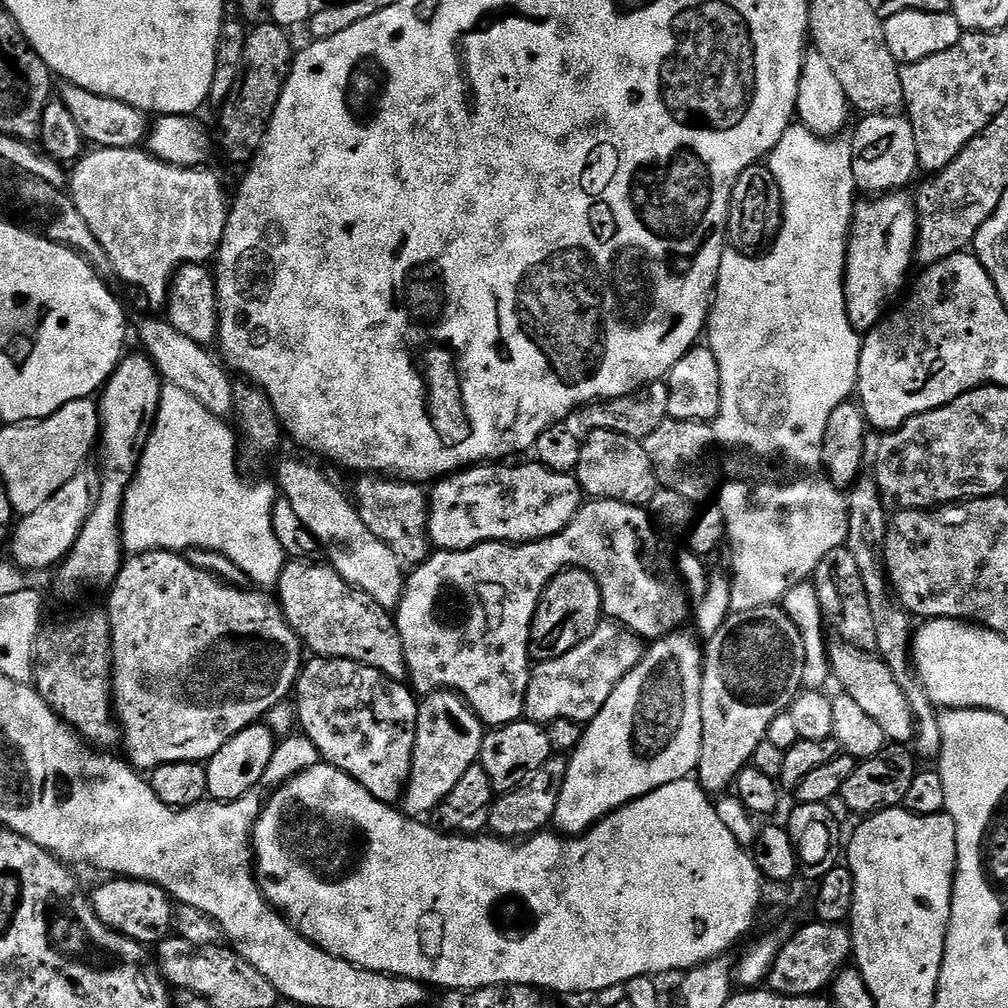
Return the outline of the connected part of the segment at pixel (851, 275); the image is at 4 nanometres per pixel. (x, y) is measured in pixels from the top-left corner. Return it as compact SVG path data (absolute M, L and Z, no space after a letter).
M897 190L875 198L860 198L852 210L852 224L848 233L848 254L844 258L844 305L854 331L867 334L886 315L888 303L900 292L908 267L914 264L916 250L916 205L911 195Z

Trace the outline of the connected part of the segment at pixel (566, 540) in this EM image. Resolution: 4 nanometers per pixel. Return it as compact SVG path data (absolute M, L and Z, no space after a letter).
M593 500L580 505L578 514L568 523L558 534L547 536L545 540L532 540L529 544L479 544L473 548L467 548L461 552L441 552L433 551L423 564L415 565L411 569L410 575L407 577L404 592L401 595L400 604L394 611L394 619L396 621L396 629L402 638L402 650L406 658L406 666L408 667L408 680L411 687L417 693L427 694L430 692L438 692L447 690L456 692L464 701L470 705L473 712L481 720L485 726L503 726L512 724L516 720L524 716L524 688L528 684L528 673L530 671L530 661L528 658L528 635L532 629L532 619L536 613L536 607L540 601L540 595L544 592L544 587L551 582L560 572L566 571L567 568L581 568L589 572L596 579L600 587L602 602L604 603L604 616L609 621L617 624L623 624L635 634L643 638L645 641L651 642L658 640L662 636L669 636L670 633L677 631L681 626L689 623L690 617L694 612L694 605L703 597L704 591L708 586L710 577L709 570L704 569L705 561L701 557L696 556L693 552L687 550L679 550L675 552L667 539L659 540L656 537L657 529L654 527L653 521L650 519L649 513L643 507L635 504L623 504L622 502L614 502L613 500Z

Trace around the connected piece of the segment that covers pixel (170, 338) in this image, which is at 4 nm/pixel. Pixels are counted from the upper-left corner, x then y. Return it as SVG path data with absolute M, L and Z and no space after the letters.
M150 318L141 319L144 321L140 324L140 340L144 343L143 351L148 359L156 365L156 371L167 383L178 386L178 390L186 390L190 398L202 402L202 406L206 406L206 410L210 410L215 416L227 417L232 411L233 381L228 380L229 373L222 367L221 361L215 355L212 357L205 345L190 342L190 338L178 334L178 330L174 330L167 319L146 319Z

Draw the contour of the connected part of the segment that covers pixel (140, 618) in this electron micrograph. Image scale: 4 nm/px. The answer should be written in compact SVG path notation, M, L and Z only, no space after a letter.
M142 552L139 554L132 554L127 557L120 565L120 573L117 574L115 580L112 581L110 585L110 591L107 593L108 604L106 604L106 611L109 618L110 626L110 638L111 643L111 653L112 653L112 675L110 677L110 704L114 709L115 719L118 721L118 732L122 737L122 744L124 740L124 748L128 751L128 756L126 755L126 760L133 769L136 770L151 770L162 766L163 764L169 764L170 762L190 762L191 764L199 764L201 762L207 762L212 759L214 754L218 754L218 750L222 750L222 746L226 746L226 742L230 737L237 736L242 730L246 730L250 725L257 723L261 718L267 714L271 708L276 708L284 699L291 697L293 695L296 679L300 677L300 670L304 667L306 663L306 649L303 644L300 643L299 636L296 635L296 631L291 628L286 622L284 617L284 611L280 609L279 599L275 595L269 594L264 590L252 590L256 592L248 592L247 587L236 587L233 584L225 583L223 580L213 576L209 572L203 572L202 569L196 569L190 564L183 555L174 552Z

